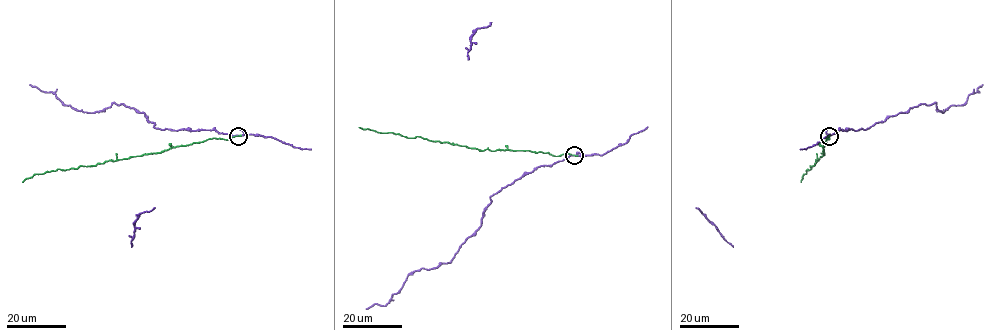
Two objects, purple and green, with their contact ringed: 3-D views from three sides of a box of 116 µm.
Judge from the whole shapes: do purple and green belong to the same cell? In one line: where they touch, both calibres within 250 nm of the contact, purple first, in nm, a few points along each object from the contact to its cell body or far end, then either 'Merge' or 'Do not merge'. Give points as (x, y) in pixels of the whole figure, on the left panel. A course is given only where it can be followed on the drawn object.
Place: (238, 136). Thickness 200 nm (purple) against 180 nm. Course of purple: (238, 136), (214, 130), (157, 128), (144, 113), (113, 102), (94, 113), (76, 111), (55, 94), (29, 85). Course of green: (238, 136), (227, 140), (207, 139), (95, 166), (57, 168), (34, 174), (22, 182). Do not merge

